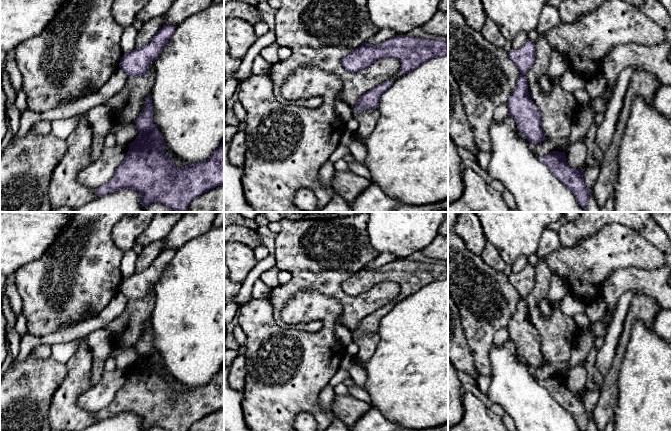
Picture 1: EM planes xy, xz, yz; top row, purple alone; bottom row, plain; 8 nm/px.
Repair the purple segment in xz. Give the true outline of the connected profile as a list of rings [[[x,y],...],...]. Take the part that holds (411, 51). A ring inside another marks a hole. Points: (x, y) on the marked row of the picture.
[[[396,35],[378,44],[363,43],[341,60],[349,72],[364,70],[377,59],[396,58],[401,67],[397,71],[405,75],[423,63],[448,54],[448,44],[438,39]]]

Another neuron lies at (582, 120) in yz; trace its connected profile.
[[[607,88],[601,97],[598,97],[594,103],[590,104],[584,111],[576,111],[572,118],[570,126],[570,134],[562,139],[561,146],[565,149],[571,144],[582,140],[588,132],[595,117],[605,112],[607,107],[606,101],[611,97],[612,93]]]

